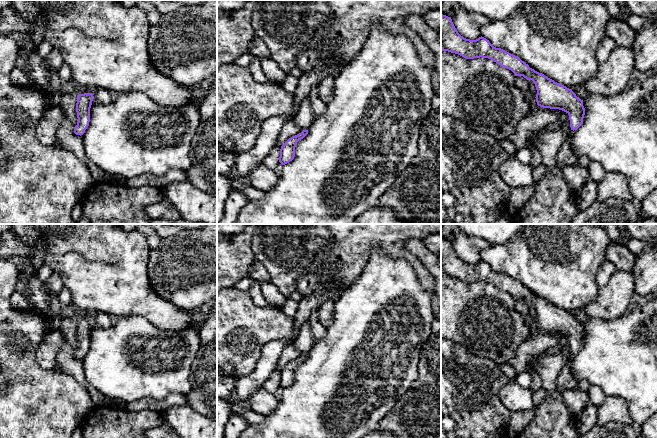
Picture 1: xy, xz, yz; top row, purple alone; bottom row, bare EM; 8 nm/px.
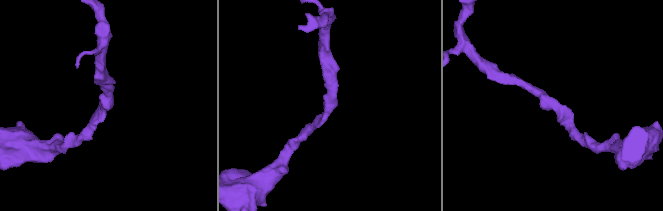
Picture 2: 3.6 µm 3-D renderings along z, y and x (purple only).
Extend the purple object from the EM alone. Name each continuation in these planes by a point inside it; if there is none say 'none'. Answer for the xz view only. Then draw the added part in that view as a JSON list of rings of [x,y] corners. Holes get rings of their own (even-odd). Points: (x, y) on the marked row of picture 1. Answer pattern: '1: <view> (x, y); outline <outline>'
none

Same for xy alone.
none

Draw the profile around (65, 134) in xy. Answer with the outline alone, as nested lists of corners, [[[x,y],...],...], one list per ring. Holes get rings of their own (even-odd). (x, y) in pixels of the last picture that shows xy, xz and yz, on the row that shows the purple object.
[[[59,106],[65,119],[56,132],[56,138],[63,148],[71,150],[78,159],[86,164],[88,158],[85,153],[82,137],[74,133],[73,123],[68,119],[63,107]]]

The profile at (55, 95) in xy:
[[[47,90],[50,94],[52,106],[59,105],[62,90]]]

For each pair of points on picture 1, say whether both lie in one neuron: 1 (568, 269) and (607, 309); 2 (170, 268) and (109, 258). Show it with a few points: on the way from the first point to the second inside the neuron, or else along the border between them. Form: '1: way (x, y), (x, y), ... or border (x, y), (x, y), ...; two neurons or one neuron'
1: border (600, 287), (597, 296), (583, 308); two neurons
2: border (150, 249), (148, 278), (153, 287); two neurons

